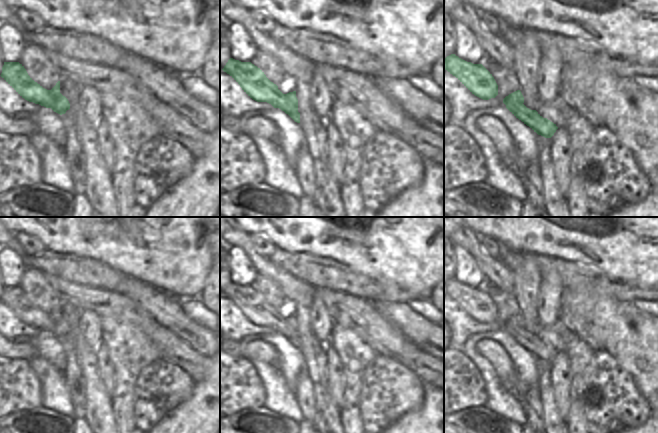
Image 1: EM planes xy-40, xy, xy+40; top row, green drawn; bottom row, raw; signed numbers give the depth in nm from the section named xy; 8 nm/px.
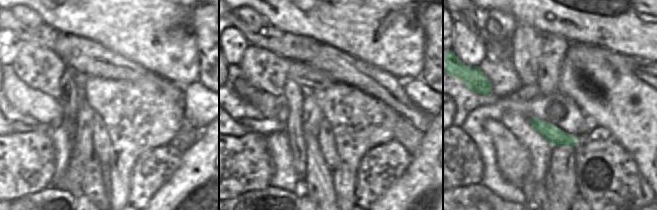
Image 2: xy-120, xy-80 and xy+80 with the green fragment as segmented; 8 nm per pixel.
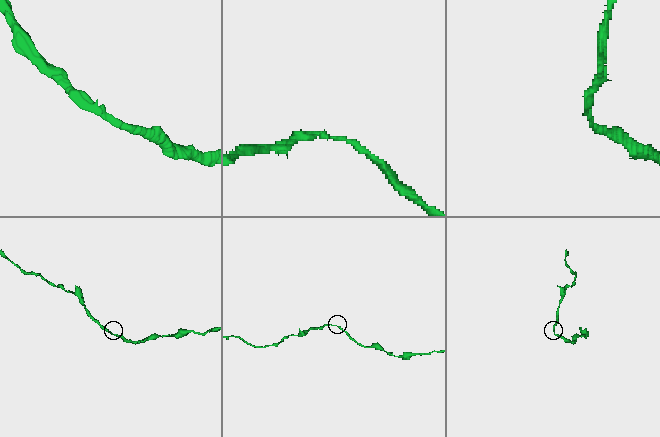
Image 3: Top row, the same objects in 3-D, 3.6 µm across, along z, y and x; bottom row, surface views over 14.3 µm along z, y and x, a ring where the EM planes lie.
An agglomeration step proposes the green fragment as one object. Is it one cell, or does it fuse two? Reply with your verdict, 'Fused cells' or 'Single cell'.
Single cell

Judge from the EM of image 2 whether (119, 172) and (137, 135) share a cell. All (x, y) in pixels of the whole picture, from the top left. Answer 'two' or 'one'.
one

